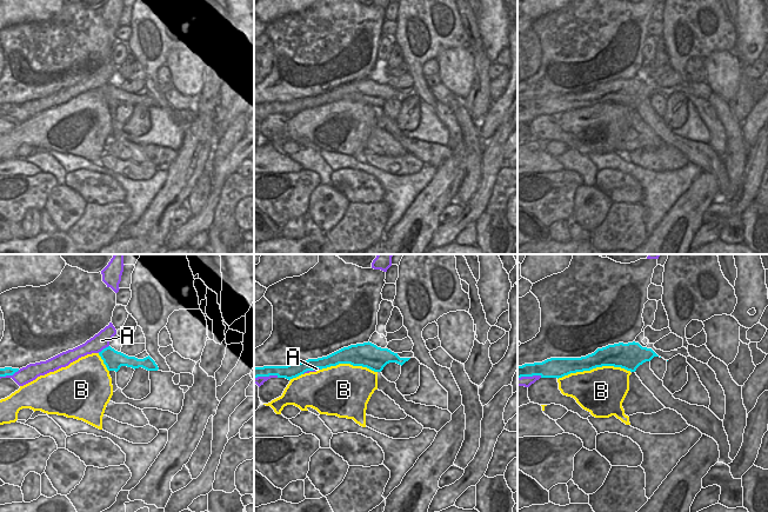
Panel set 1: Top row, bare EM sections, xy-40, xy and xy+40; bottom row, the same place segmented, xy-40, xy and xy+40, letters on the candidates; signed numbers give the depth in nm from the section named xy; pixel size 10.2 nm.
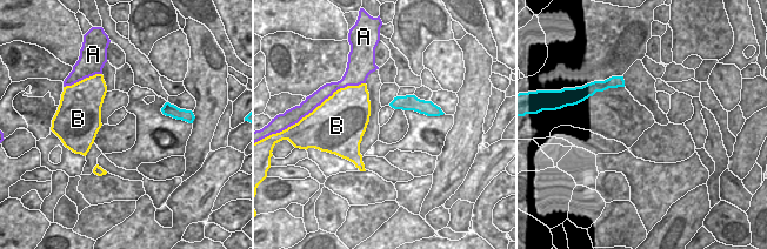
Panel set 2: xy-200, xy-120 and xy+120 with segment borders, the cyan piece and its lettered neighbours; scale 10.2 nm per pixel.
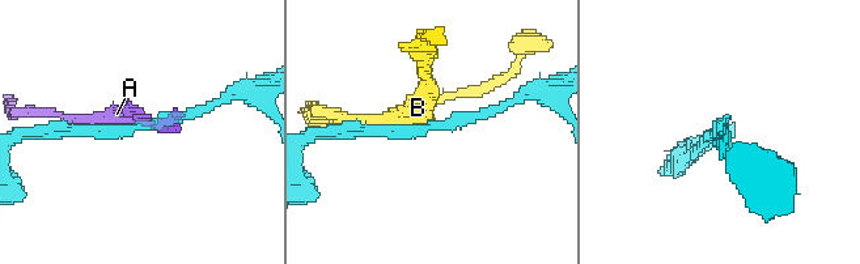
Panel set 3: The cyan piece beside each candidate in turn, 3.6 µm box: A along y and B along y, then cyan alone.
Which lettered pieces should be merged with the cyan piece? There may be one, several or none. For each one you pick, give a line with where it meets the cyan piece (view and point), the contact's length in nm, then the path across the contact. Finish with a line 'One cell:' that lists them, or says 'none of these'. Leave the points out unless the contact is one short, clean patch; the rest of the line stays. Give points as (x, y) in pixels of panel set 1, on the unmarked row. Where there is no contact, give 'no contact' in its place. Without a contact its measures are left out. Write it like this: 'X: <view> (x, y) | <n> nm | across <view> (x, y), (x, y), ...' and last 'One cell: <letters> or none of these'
One cell: none of these

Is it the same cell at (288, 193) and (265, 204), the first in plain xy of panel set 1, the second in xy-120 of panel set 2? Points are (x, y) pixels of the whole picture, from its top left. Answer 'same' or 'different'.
same

